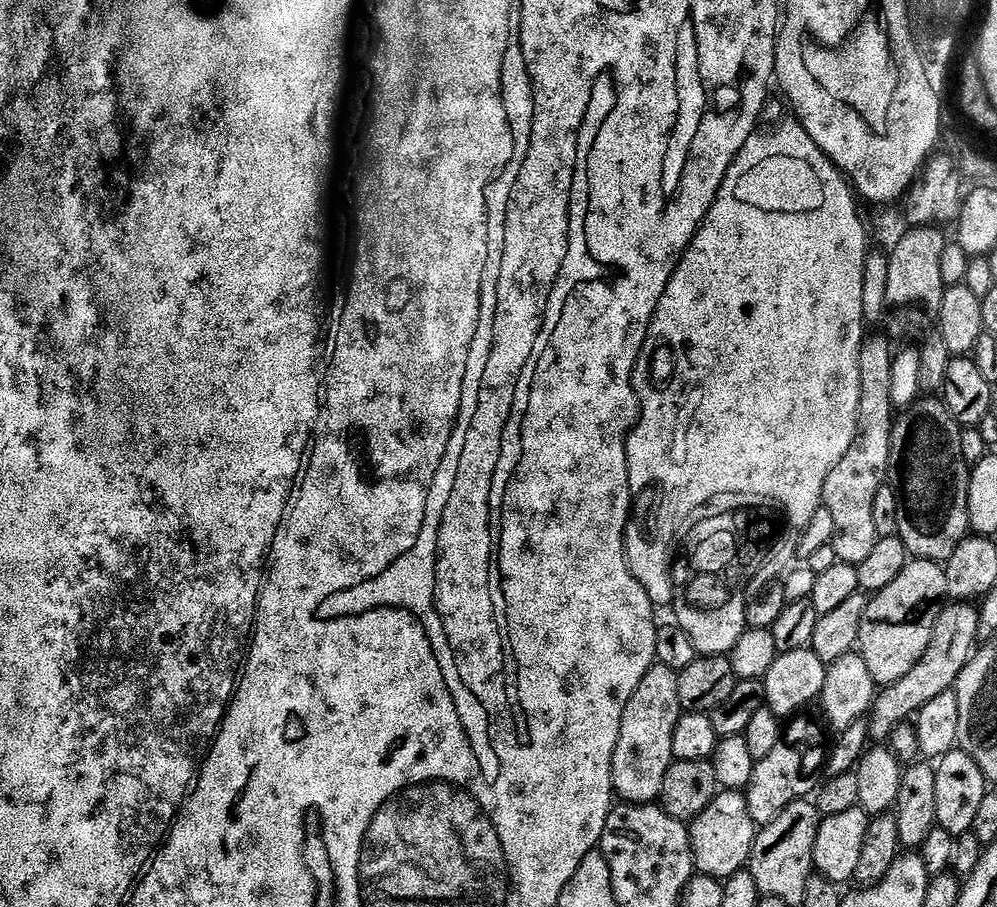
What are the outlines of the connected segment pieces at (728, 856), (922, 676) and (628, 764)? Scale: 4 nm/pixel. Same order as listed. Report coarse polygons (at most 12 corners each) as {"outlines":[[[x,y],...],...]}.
{"outlines":[[[721,791],[690,824],[697,873],[752,859],[758,826],[743,791]],[[943,607],[927,652],[887,685],[874,712],[910,719],[971,661],[981,611]],[[656,663],[623,714],[615,795],[660,800],[683,715],[679,673]]]}

